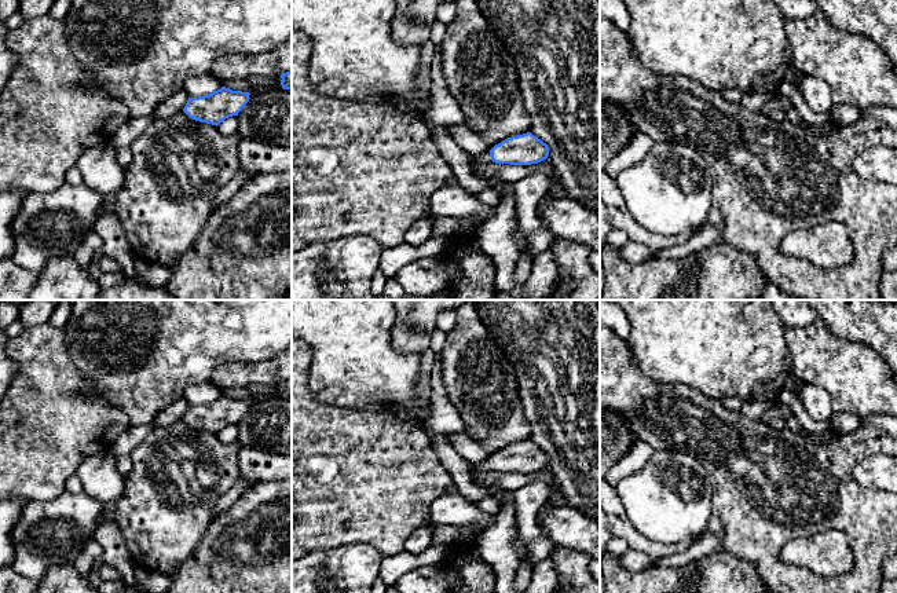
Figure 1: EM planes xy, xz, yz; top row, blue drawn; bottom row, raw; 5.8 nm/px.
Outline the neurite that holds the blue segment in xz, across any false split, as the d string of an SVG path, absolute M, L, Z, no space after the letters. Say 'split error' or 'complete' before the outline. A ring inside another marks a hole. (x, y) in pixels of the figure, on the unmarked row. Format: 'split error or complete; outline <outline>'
split error; outline M531 440L508 446L495 453L488 461L475 465L473 483L486 487L483 476L487 472L531 473L546 468L549 455Z

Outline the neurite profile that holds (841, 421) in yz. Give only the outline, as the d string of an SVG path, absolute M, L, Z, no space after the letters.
M834 411L828 421L836 433L850 433L861 425L861 418L850 411Z

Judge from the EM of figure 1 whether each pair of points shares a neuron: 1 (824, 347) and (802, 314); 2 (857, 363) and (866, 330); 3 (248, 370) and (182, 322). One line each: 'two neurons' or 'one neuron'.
1: two neurons
2: two neurons
3: two neurons

